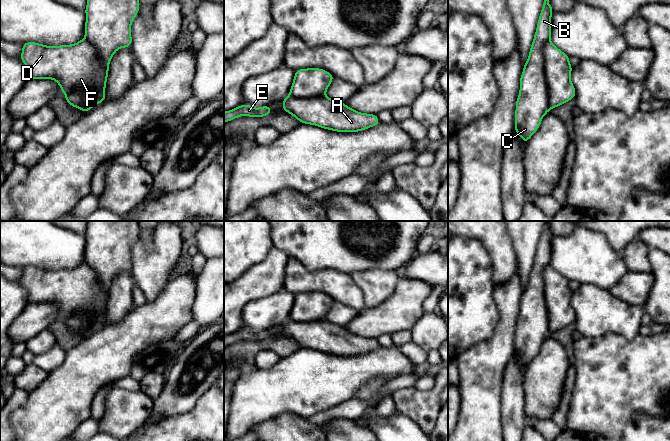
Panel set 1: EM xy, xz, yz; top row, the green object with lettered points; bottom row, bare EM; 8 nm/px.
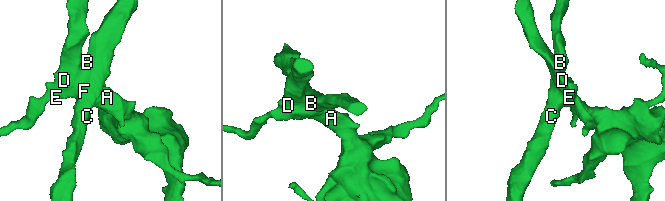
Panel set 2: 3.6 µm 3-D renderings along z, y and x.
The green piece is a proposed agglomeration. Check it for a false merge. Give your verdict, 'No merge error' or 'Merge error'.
Merge error

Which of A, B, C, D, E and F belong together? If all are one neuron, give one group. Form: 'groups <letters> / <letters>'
groups A D E F / B C

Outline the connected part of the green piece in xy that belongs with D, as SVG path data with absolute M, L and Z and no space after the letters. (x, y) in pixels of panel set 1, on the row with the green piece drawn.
M86 39L75 44L59 46L25 42L22 47L20 59L27 66L27 80L55 80L64 94L73 90L83 90L88 96L88 101L92 103L91 108L105 101L109 68L99 59L96 47Z

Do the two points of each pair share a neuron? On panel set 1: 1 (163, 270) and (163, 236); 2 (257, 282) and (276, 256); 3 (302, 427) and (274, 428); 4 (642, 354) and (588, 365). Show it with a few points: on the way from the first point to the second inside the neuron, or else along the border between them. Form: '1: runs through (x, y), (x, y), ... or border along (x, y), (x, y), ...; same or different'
1: runs through (163, 262), (163, 244); same
2: runs through (263, 276), (275, 262); same
3: runs through (295, 428), (281, 428); same
4: runs through (629, 365), (601, 365); same

